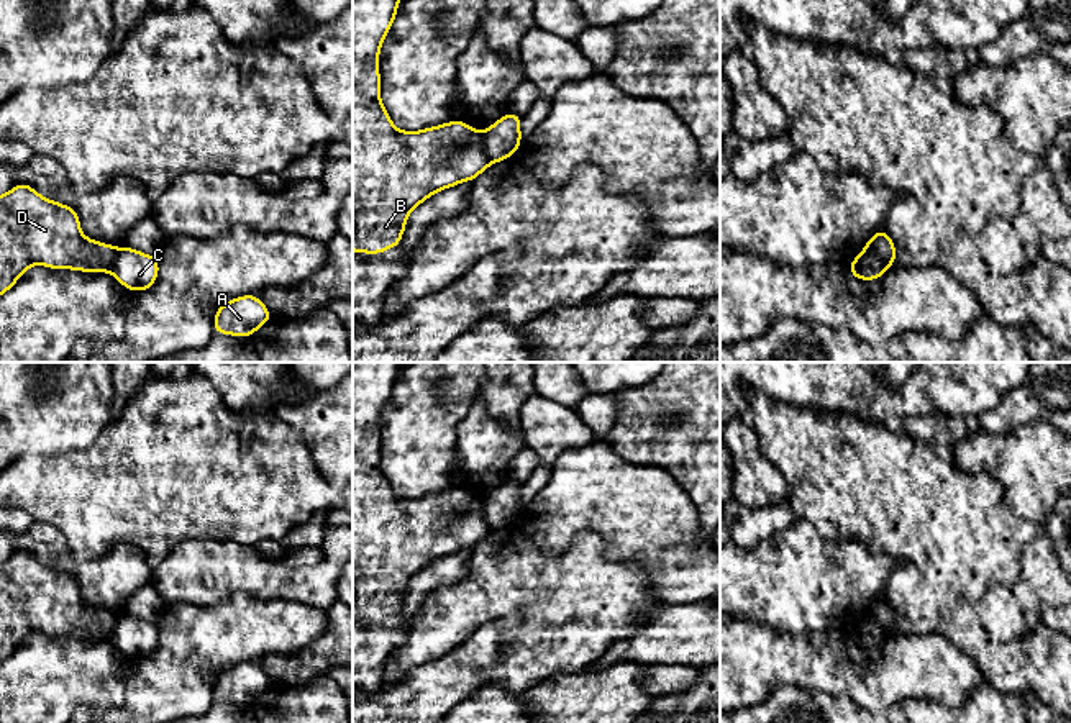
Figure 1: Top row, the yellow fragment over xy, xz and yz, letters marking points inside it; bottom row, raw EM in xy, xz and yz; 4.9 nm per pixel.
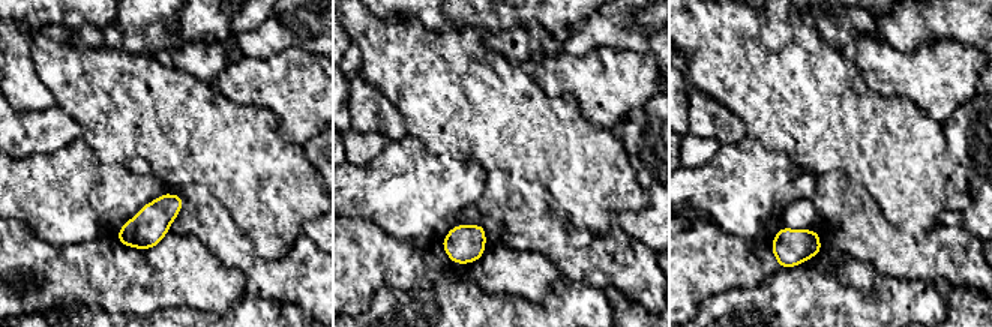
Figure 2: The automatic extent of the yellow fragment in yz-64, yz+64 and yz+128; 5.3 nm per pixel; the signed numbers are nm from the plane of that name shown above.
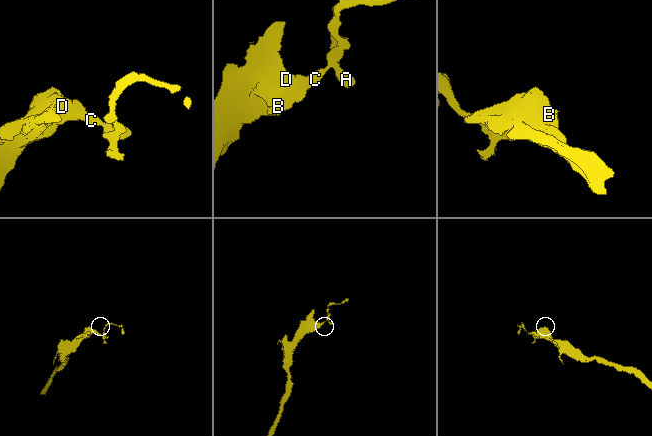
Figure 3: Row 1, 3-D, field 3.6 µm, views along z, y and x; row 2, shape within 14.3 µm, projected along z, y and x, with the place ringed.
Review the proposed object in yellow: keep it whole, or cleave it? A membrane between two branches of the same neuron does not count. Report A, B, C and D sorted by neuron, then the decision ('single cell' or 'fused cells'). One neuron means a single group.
A C / B D | fused cells

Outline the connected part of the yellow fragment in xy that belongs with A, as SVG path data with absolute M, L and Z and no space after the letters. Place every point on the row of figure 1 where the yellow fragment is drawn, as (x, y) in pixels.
M241 295L218 307L213 333L249 338L272 318L257 295Z

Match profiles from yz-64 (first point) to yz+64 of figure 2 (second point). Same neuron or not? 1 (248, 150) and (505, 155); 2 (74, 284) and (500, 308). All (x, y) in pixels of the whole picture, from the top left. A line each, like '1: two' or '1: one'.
1: one
2: two

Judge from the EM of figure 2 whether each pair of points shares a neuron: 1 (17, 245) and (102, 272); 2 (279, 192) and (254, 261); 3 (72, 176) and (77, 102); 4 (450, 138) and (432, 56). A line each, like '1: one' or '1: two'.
1: one
2: two
3: two
4: one

